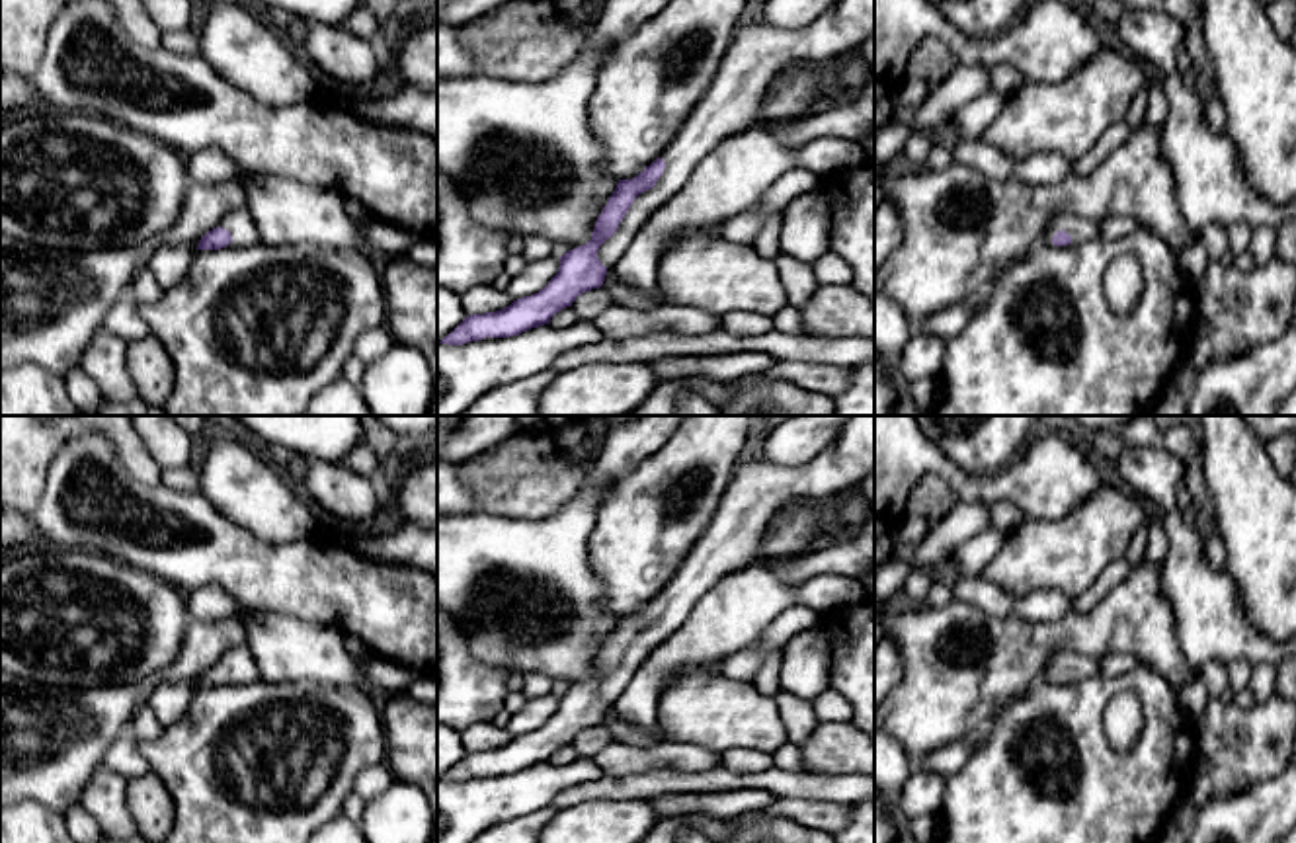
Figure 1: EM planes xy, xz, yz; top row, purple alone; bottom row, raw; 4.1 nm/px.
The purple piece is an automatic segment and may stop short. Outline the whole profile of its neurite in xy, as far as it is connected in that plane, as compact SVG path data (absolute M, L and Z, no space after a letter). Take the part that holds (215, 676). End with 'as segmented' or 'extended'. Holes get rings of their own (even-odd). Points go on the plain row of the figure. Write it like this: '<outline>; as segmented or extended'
M244 646L230 648L221 660L201 673L197 687L250 685L260 679L252 652Z; extended

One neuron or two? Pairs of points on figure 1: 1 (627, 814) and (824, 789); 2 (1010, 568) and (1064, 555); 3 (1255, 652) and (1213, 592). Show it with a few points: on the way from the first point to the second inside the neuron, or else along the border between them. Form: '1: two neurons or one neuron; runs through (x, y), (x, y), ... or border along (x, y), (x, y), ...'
1: two neurons; border along (648, 799), (602, 801)
2: one neuron; runs through (1023, 564), (1037, 555), (1051, 555)
3: one neuron; runs through (1240, 637), (1213, 607)

